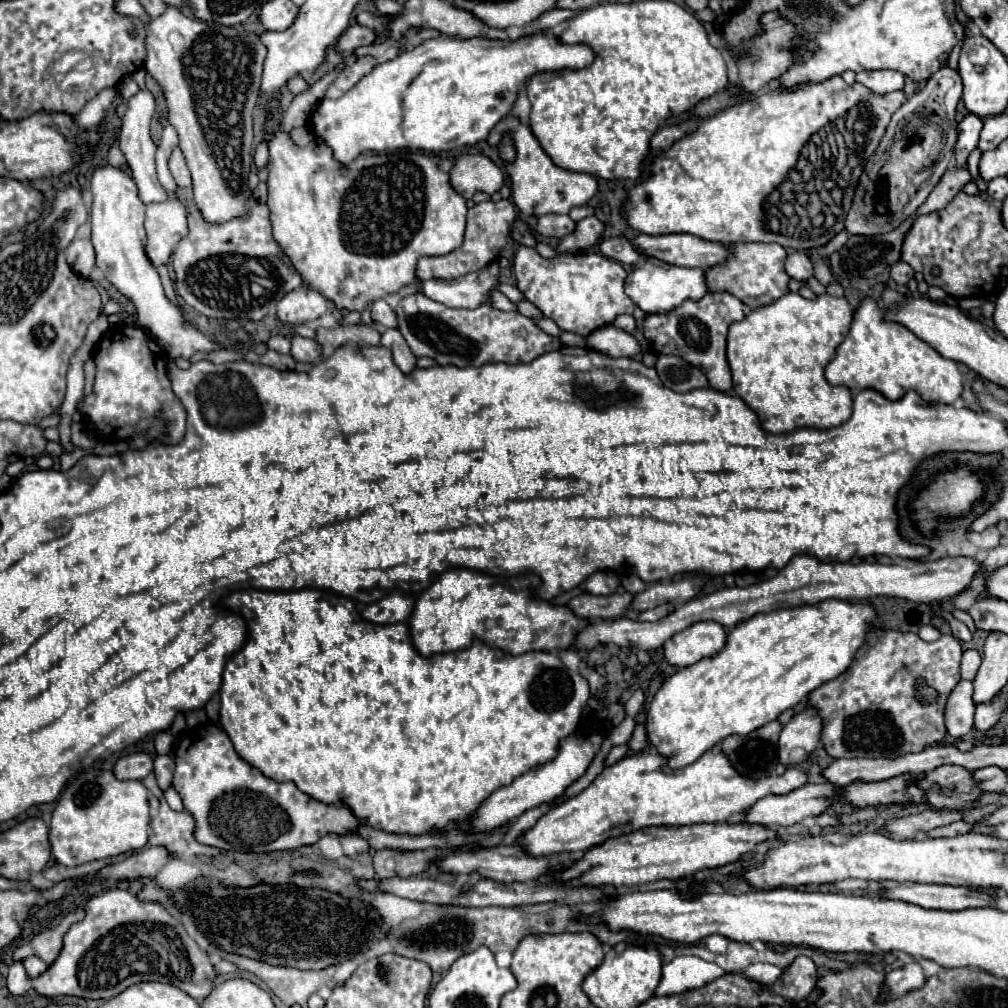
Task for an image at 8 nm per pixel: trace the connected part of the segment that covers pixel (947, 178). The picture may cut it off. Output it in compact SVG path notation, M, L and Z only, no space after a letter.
M951 166L945 174L943 174L943 178L941 178L941 182L935 186L935 192L931 192L931 196L923 202L923 206L919 208L919 212L915 214L915 216L919 216L919 214L929 214L929 212L935 212L935 210L941 210L945 204L949 204L961 190L963 190L963 186L965 184L969 184L969 182L976 182L978 184L979 195L983 198L987 197L987 184L981 178L973 178L971 174L969 174L969 170L963 166L963 168L959 168L959 166Z

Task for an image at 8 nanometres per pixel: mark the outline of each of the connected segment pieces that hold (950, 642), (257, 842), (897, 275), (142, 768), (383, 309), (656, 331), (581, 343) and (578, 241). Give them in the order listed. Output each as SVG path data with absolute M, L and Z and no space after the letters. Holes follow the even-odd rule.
M871 630L869 636L867 636L867 642L865 646L859 648L859 652L855 654L855 660L851 662L851 666L835 680L819 686L817 690L813 690L809 694L809 706L817 708L821 718L823 718L823 732L821 732L821 742L823 742L823 734L825 734L825 750L831 758L895 758L895 756L901 756L901 754L907 754L907 752L921 752L923 748L927 746L933 746L937 742L941 742L947 734L947 728L945 728L945 720L943 720L943 710L945 710L945 702L947 702L947 696L951 694L951 690L957 686L959 682L959 662L961 662L961 654L963 654L963 648L961 648L961 642L951 636L951 634L943 634L939 640L935 642L923 642L917 634L913 632L895 632L895 630ZM917 678L923 678L929 686L933 686L937 692L939 692L939 700L935 704L919 704L917 698L915 698L915 680Z
M207 726L205 734L195 742L191 742L187 752L185 748L177 748L173 758L177 766L173 774L173 786L183 798L185 808L195 818L193 836L201 844L233 852L277 852L277 850L293 850L299 846L311 846L329 834L337 836L355 834L357 828L363 824L357 816L353 816L351 808L347 808L345 804L341 806L323 804L301 792L293 782L275 782L263 776L257 768L239 758L229 736L223 732L221 726Z
M895 262L895 264L891 266L891 278L893 278L897 284L907 284L913 276L915 276L915 270L913 270L909 264L905 264L905 262Z
M135 752L115 762L113 774L117 780L143 780L153 770L153 760L145 752Z
M375 300L371 304L371 316L381 328L397 328L397 314L385 300Z
M715 292L707 294L699 302L687 300L683 306L675 308L669 314L651 314L643 322L645 338L651 348L659 354L675 354L685 358L689 364L703 368L709 384L713 390L731 392L731 370L725 356L725 342L727 342L727 328L735 320L743 320L743 304L739 298L731 296L729 292Z
M573 332L561 334L561 342L565 346L579 346L579 348L585 348L587 346L587 340L583 336L579 336L579 334L573 334Z
M587 216L583 218L581 222L577 222L577 230L569 236L565 236L563 240L559 240L559 246L557 250L569 250L569 252L575 252L575 250L585 250L589 248L591 244L595 244L603 232L603 222L597 218L597 216Z

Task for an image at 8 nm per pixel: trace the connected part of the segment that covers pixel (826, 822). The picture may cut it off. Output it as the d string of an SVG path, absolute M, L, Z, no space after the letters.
M827 812L827 814L821 814L821 816L815 817L815 821L821 826L821 828L839 828L841 822L839 822L839 816L833 814L833 812Z

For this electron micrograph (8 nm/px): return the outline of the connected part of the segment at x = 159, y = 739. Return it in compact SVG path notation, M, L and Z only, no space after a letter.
M167 730L167 732L159 732L157 736L155 736L155 750L157 750L157 754L171 754L171 750L173 750L173 734Z

